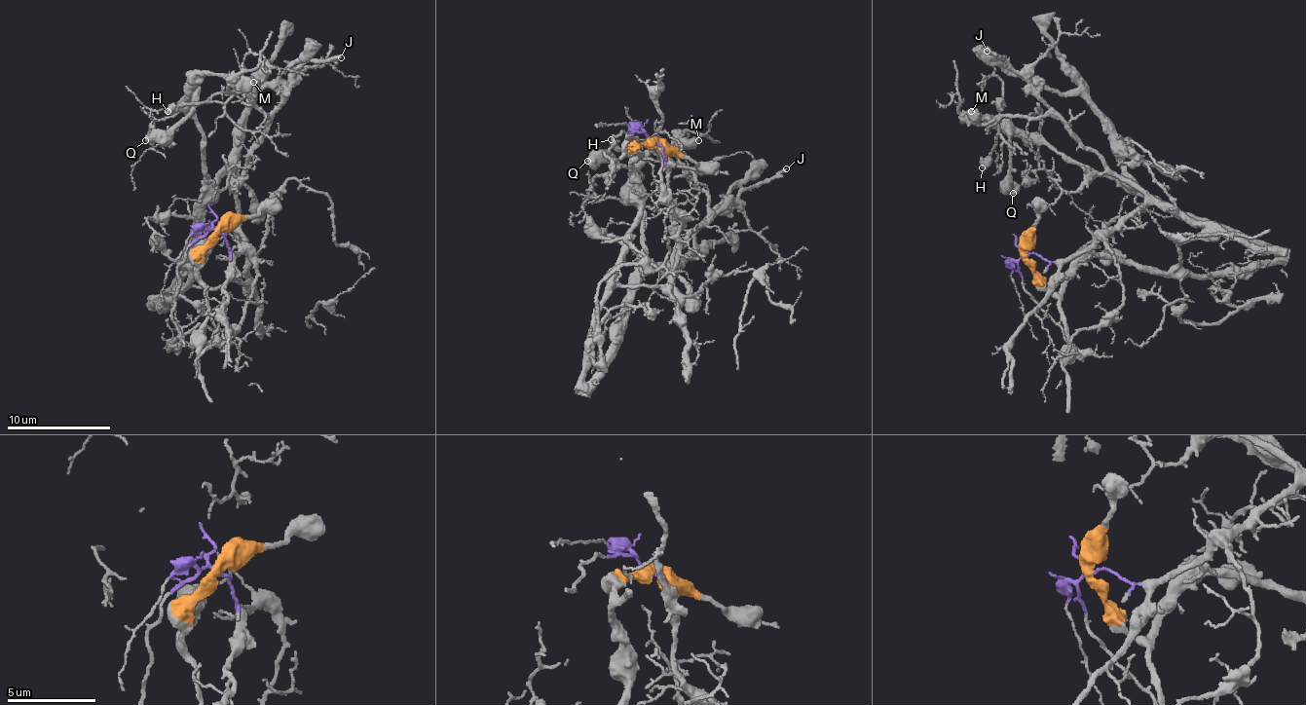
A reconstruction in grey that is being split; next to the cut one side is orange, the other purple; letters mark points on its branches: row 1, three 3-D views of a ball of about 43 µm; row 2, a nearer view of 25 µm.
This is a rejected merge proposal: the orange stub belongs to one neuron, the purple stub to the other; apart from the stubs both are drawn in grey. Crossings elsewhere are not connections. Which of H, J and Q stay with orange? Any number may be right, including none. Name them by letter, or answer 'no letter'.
Q

